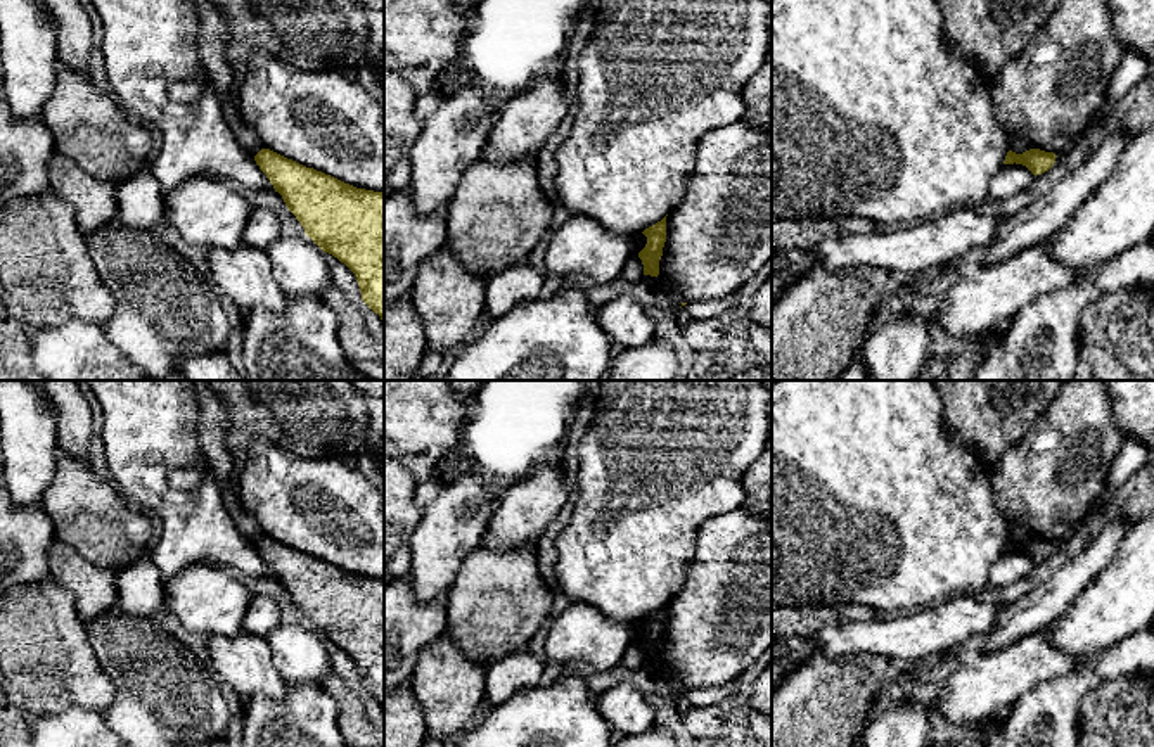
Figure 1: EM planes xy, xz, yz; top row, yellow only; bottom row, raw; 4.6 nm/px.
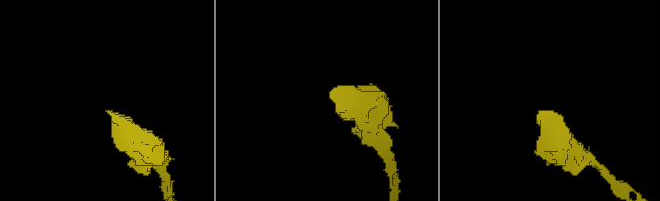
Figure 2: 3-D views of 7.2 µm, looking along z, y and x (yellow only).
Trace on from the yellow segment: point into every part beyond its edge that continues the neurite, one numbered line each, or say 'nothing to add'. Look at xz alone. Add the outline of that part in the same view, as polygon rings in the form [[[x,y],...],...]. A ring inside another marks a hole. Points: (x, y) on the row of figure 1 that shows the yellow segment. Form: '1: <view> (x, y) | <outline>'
nothing to add

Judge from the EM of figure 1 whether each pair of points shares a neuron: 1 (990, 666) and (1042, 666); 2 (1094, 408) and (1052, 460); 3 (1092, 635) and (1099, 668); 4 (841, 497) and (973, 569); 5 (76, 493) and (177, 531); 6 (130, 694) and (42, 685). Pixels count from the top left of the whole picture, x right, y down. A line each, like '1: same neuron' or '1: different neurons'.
1: same neuron
2: same neuron
3: different neurons
4: same neuron
5: different neurons
6: different neurons

